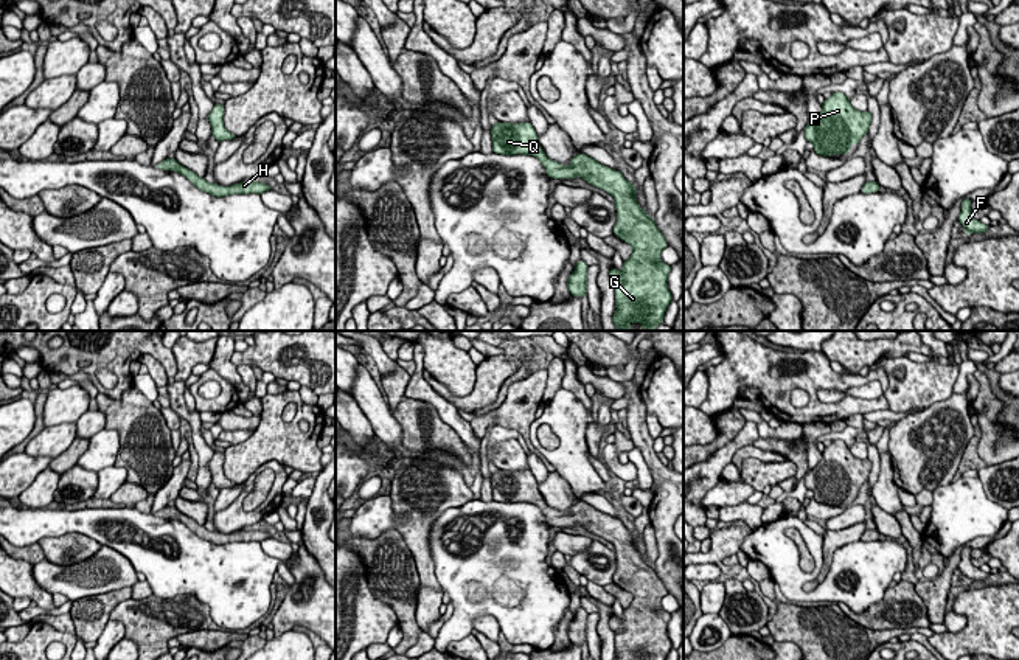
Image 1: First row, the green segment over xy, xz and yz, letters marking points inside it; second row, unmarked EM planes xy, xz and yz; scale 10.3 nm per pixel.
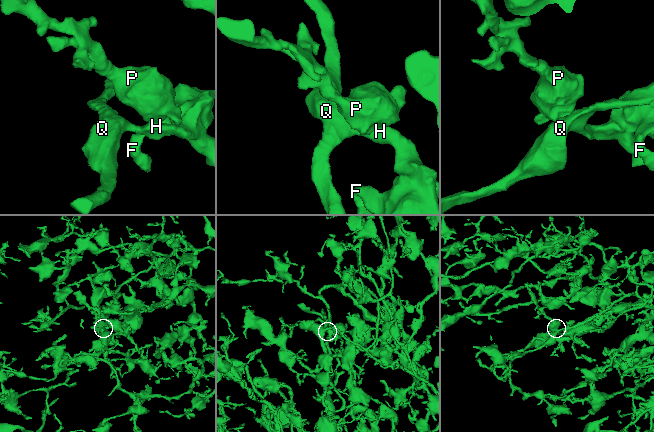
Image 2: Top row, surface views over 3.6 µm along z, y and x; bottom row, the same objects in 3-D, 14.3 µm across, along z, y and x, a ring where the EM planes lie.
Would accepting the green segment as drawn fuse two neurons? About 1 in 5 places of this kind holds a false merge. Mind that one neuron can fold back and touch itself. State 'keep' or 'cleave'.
keep

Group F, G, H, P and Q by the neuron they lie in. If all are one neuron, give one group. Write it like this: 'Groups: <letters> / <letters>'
Groups: F G H P Q

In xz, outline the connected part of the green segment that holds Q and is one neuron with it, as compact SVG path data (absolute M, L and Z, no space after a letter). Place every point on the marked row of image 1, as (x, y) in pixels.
M499 121L491 127L492 151L502 155L534 155L547 171L550 179L575 179L581 177L587 183L604 189L614 197L617 210L617 224L614 227L614 234L632 247L632 255L624 261L623 270L610 267L609 281L615 284L615 307L617 312L612 315L614 325L620 331L634 331L629 325L640 323L645 331L654 331L663 323L663 317L668 304L673 301L671 292L668 289L668 275L671 266L660 261L662 252L668 247L663 234L657 228L652 217L640 207L635 199L637 189L628 182L620 171L598 163L595 158L583 154L576 154L572 163L564 166L562 163L550 160L539 140L534 127L530 121L527 123L502 123Z

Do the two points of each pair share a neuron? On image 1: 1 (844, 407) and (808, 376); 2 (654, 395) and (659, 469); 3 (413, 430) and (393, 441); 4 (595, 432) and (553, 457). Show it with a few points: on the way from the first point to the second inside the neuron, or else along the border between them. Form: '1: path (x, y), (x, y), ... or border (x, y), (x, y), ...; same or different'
1: path (831, 409), (824, 409), (813, 398), (811, 389); same
2: border (639, 389), (646, 413); different
3: border (390, 410), (401, 427), (401, 441), (404, 444); different
4: border (586, 438), (589, 451); different

